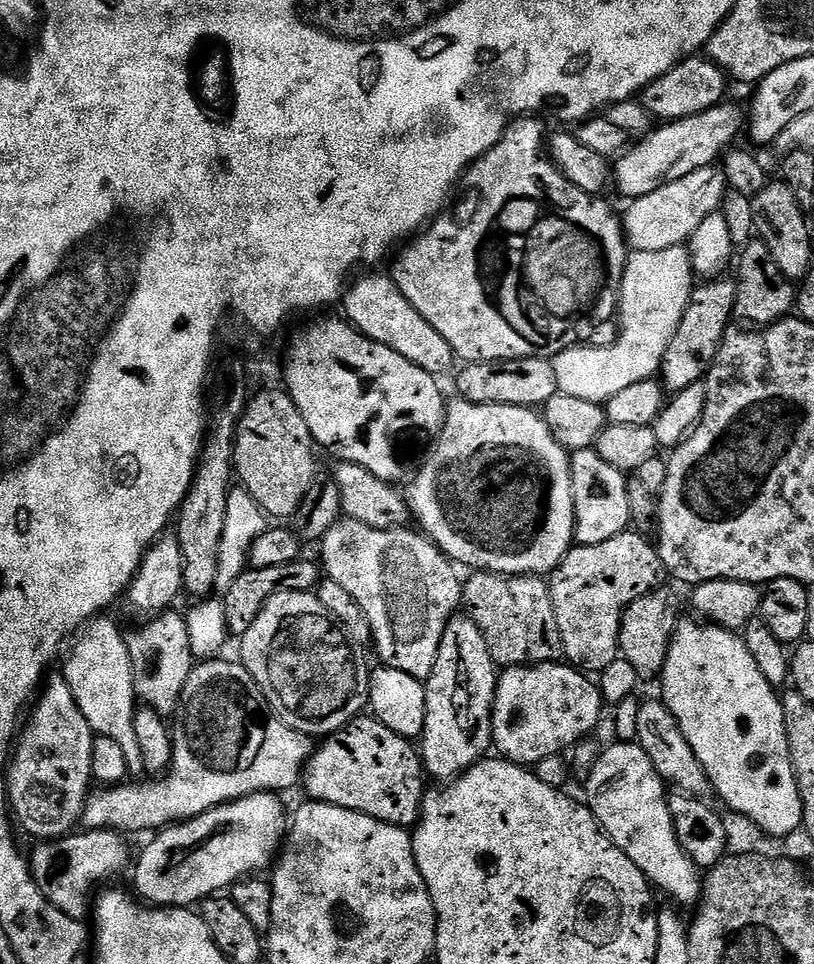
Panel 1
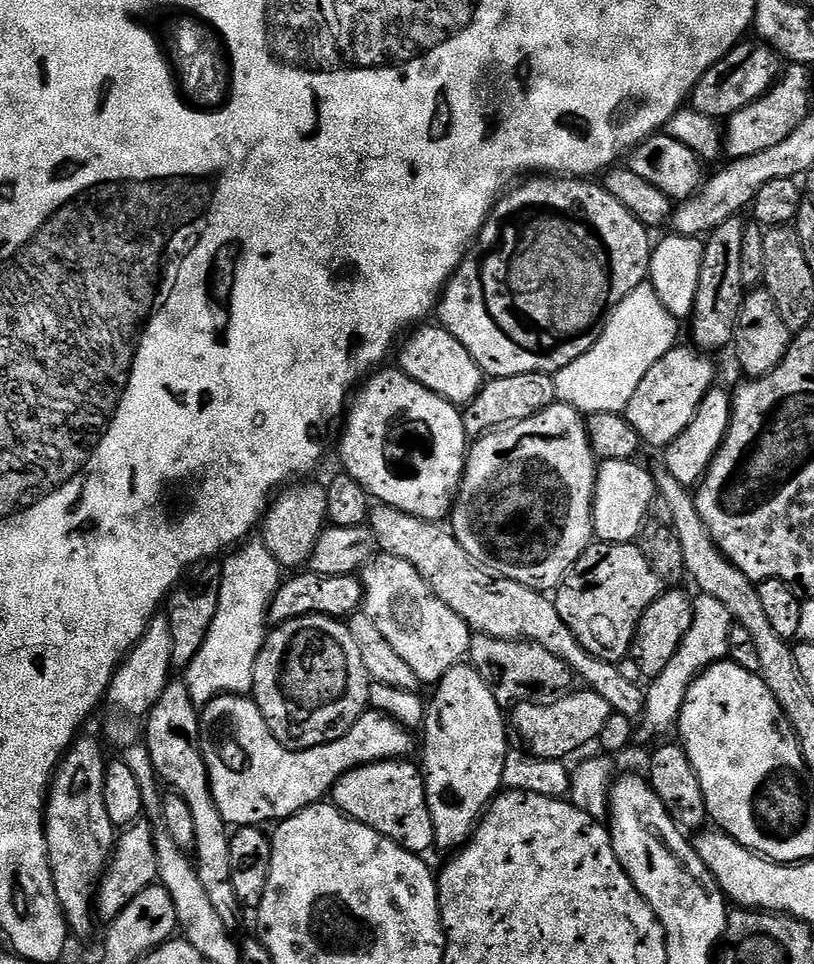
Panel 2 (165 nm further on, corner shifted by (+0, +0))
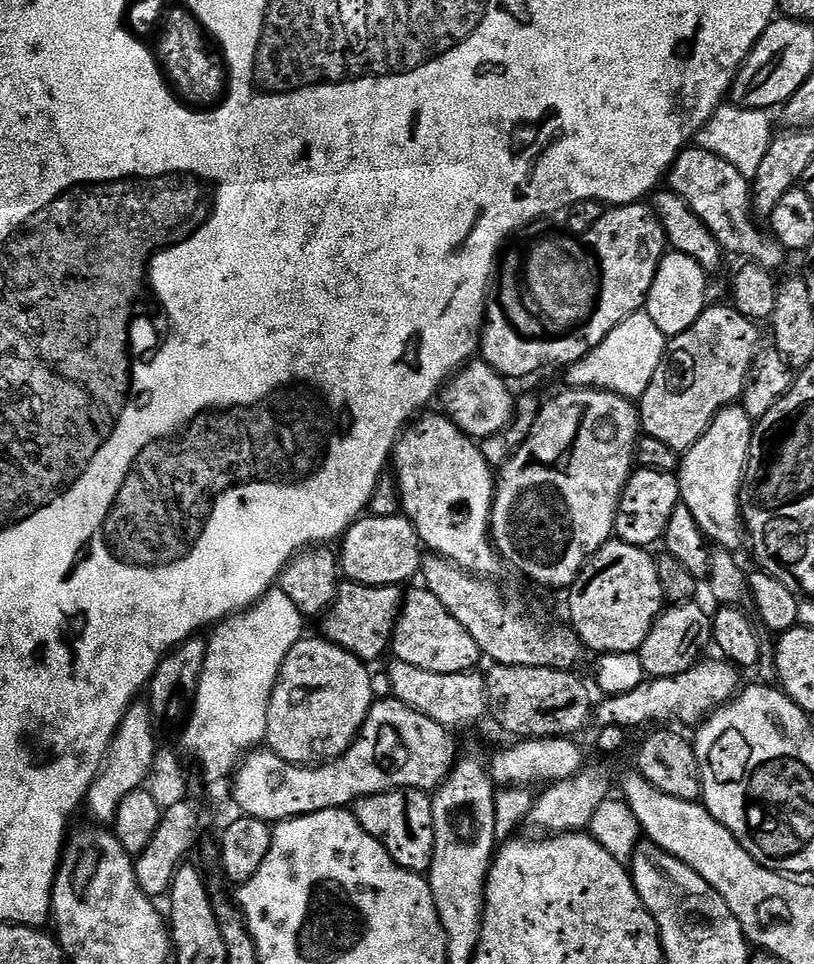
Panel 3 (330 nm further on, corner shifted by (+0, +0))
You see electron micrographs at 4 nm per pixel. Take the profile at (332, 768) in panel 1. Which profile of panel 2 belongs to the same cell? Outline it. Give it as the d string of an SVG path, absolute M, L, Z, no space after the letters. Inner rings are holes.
M411 759L379 760L373 764L363 764L350 770L332 787L331 803L345 816L370 826L378 834L390 838L398 846L417 854L433 851L434 822L430 822L430 810L426 802L424 773L412 765Z

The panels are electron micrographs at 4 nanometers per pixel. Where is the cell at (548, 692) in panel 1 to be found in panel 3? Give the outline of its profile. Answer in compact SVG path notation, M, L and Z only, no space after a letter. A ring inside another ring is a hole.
M723 658L708 659L701 659L686 674L678 674L674 678L645 679L638 690L630 690L630 694L604 696L601 704L599 701L595 705L595 723L598 722L600 728L617 724L625 730L640 728L651 720L677 720L680 724L692 724L691 726L703 724L721 704L727 704L737 695L741 687L741 673L735 664L730 664Z

